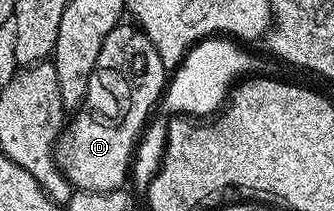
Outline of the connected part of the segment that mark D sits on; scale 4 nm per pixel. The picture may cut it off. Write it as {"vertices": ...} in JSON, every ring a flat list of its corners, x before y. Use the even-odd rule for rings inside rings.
{"vertices":[[121,23,116,25,106,36,98,54,93,74,90,75,89,87,84,101,75,110,76,117,67,122,55,145,55,159,73,190,86,193,109,193,121,188,130,177,130,166,133,153,141,133,153,116,152,108,157,107,166,88,166,70,158,51,150,43,144,30,135,24]]}

